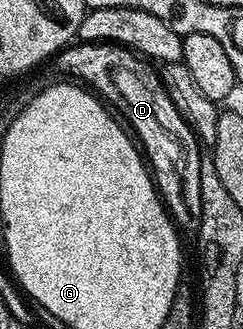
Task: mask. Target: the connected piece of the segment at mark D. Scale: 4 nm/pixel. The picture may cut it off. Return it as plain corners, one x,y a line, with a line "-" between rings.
112,43
67,45
52,58
52,65
64,84
87,91
87,95
94,97
117,120
119,127
123,127
125,134
141,150
170,218
182,230
196,231
201,226
199,167
202,146
183,115
179,115
175,103
171,103
160,72
132,49

